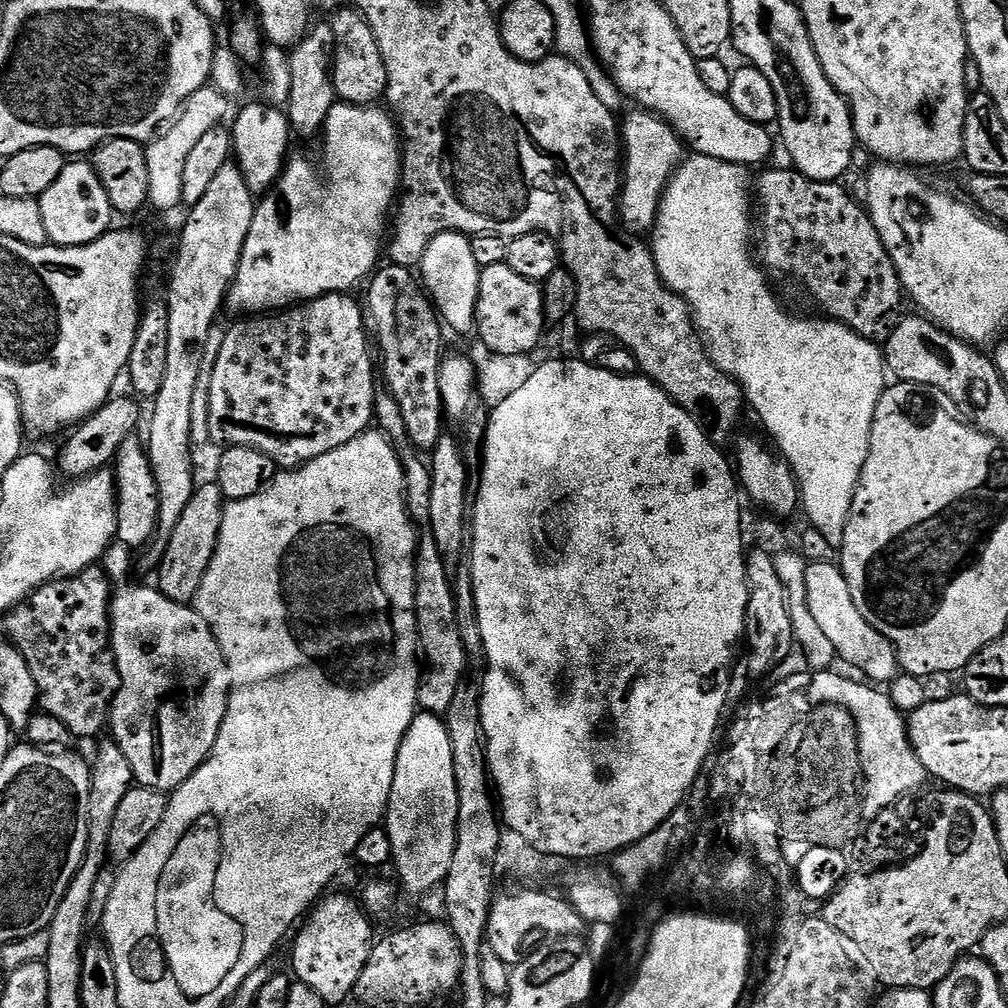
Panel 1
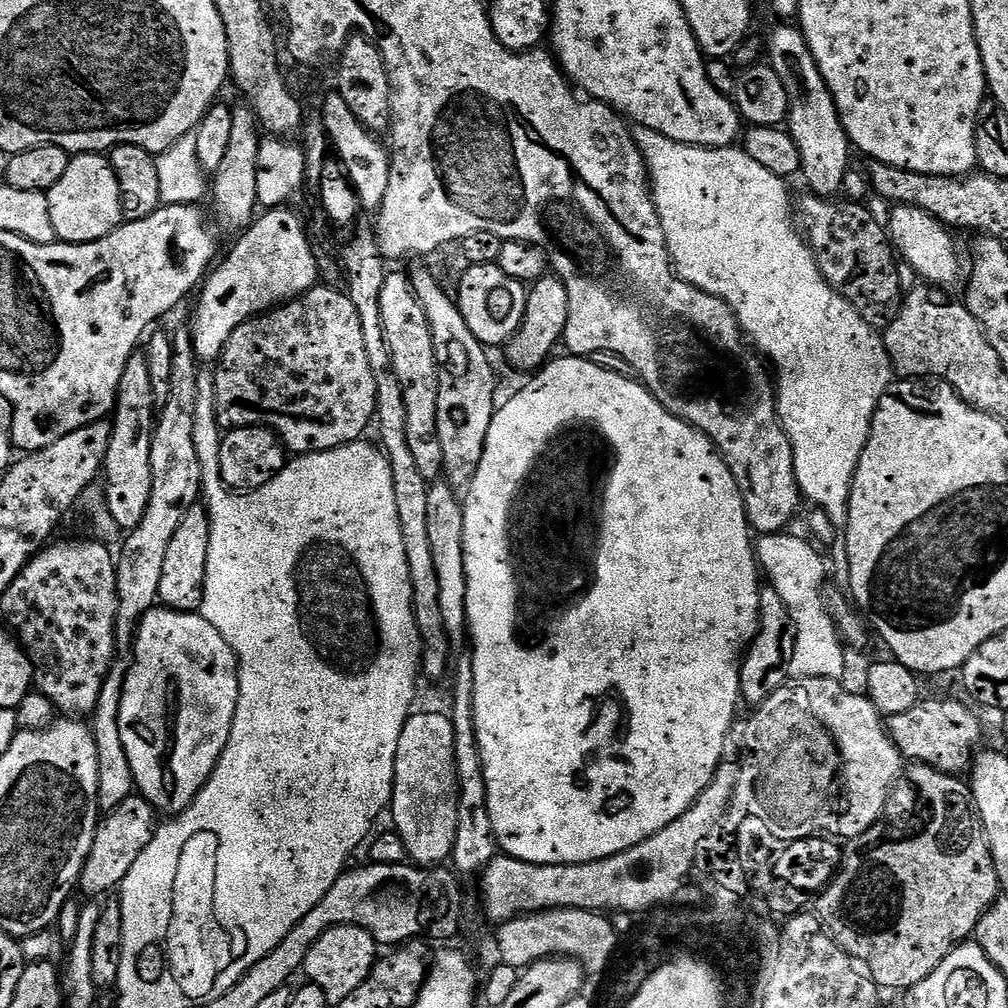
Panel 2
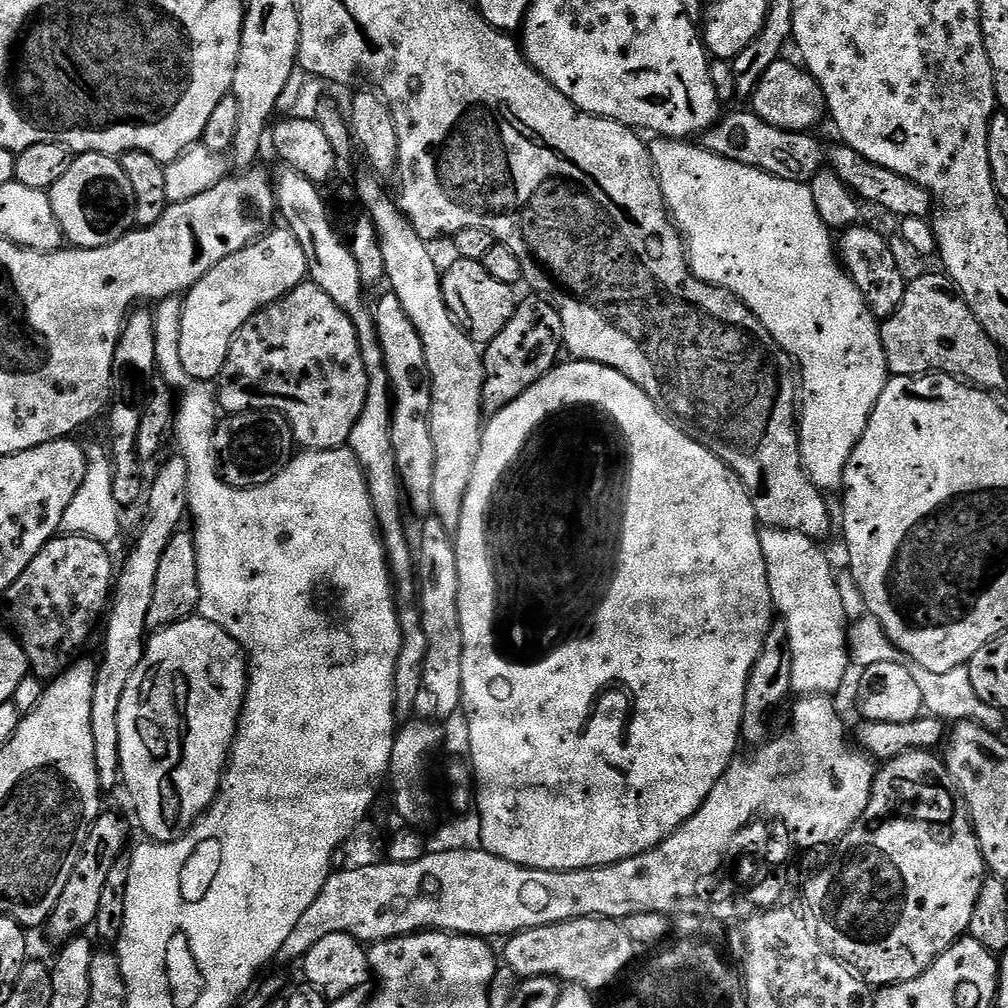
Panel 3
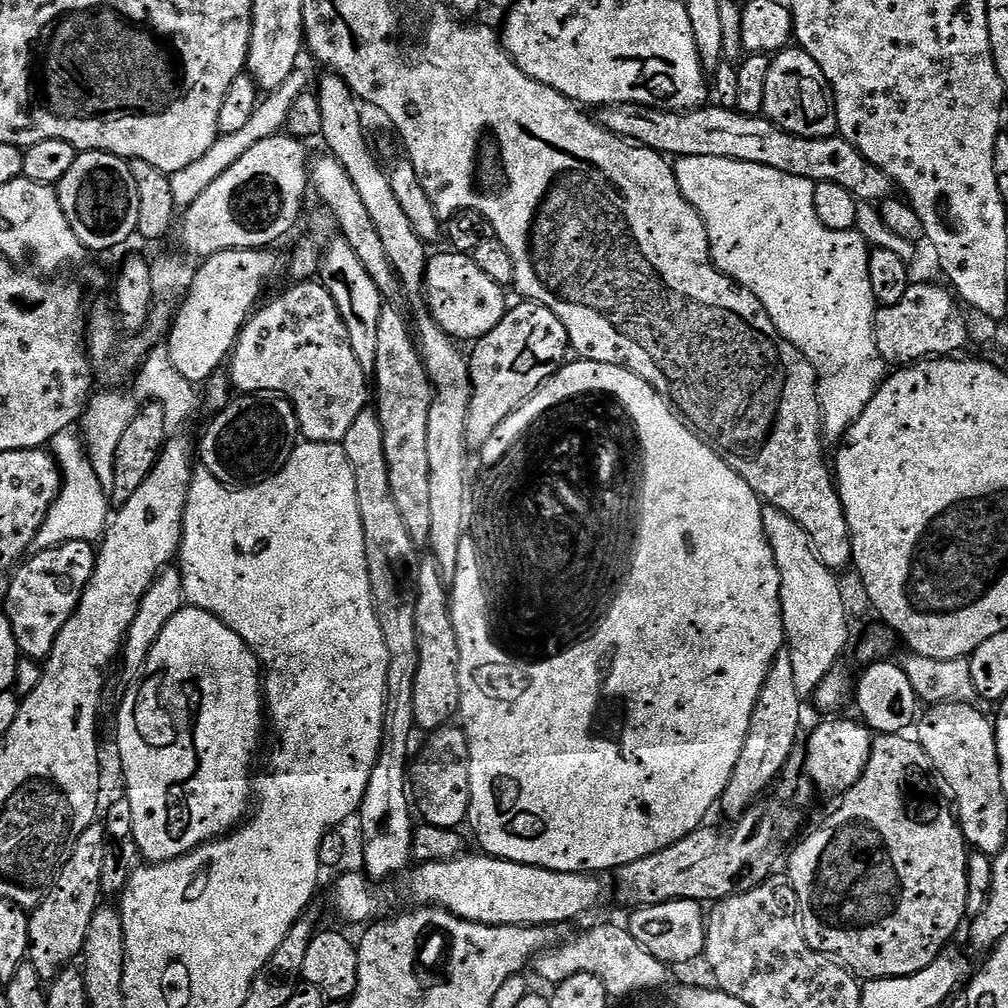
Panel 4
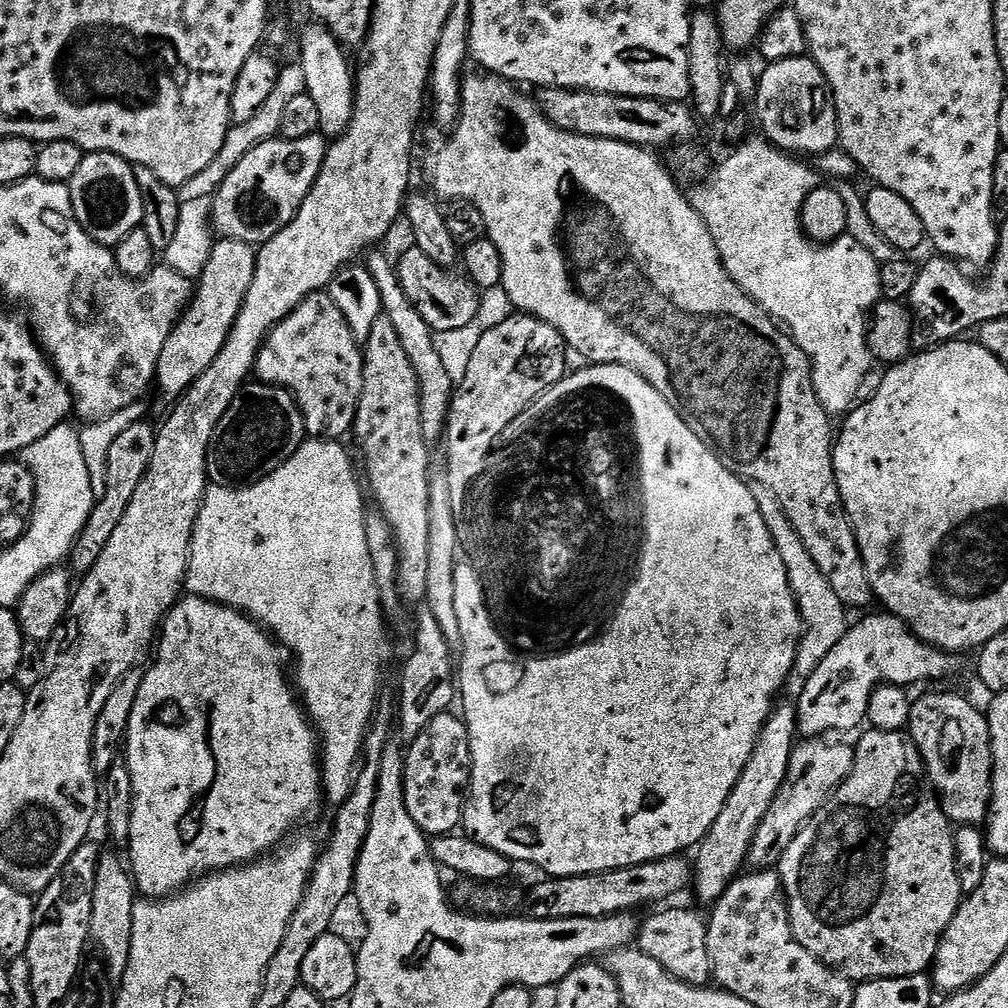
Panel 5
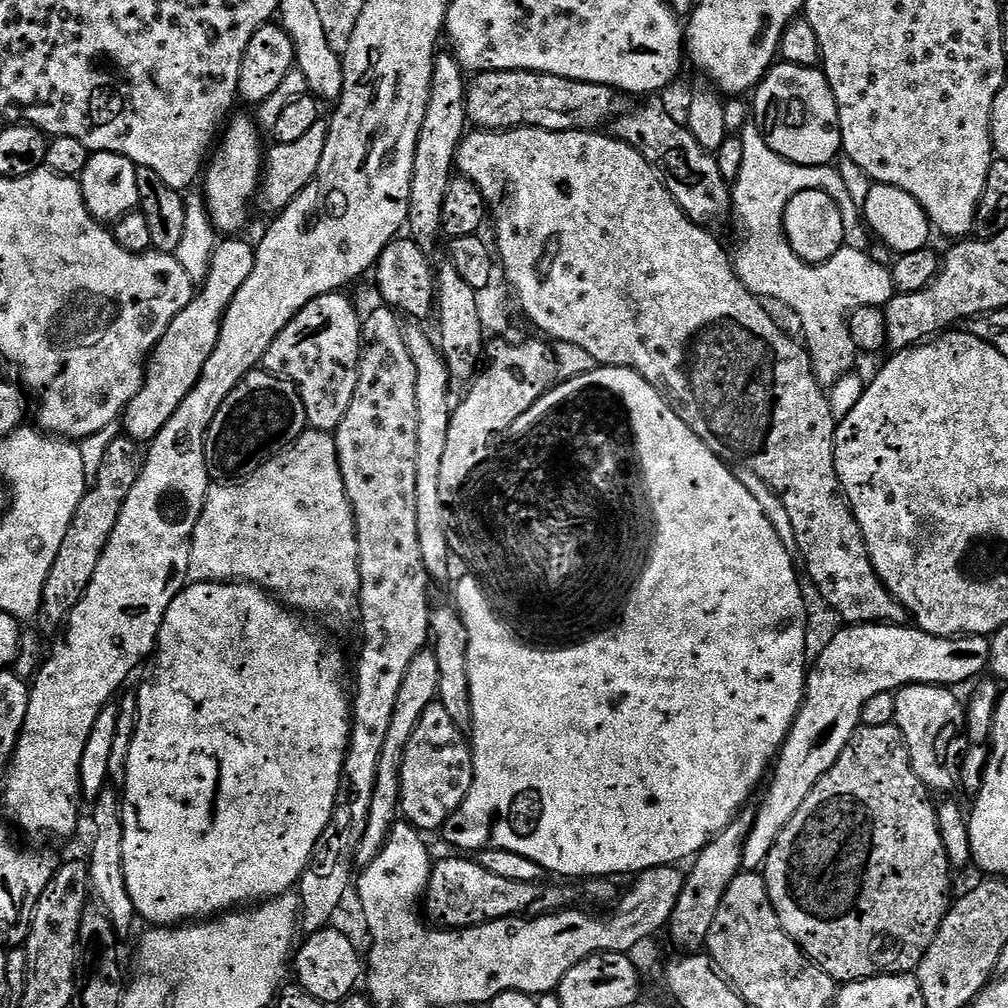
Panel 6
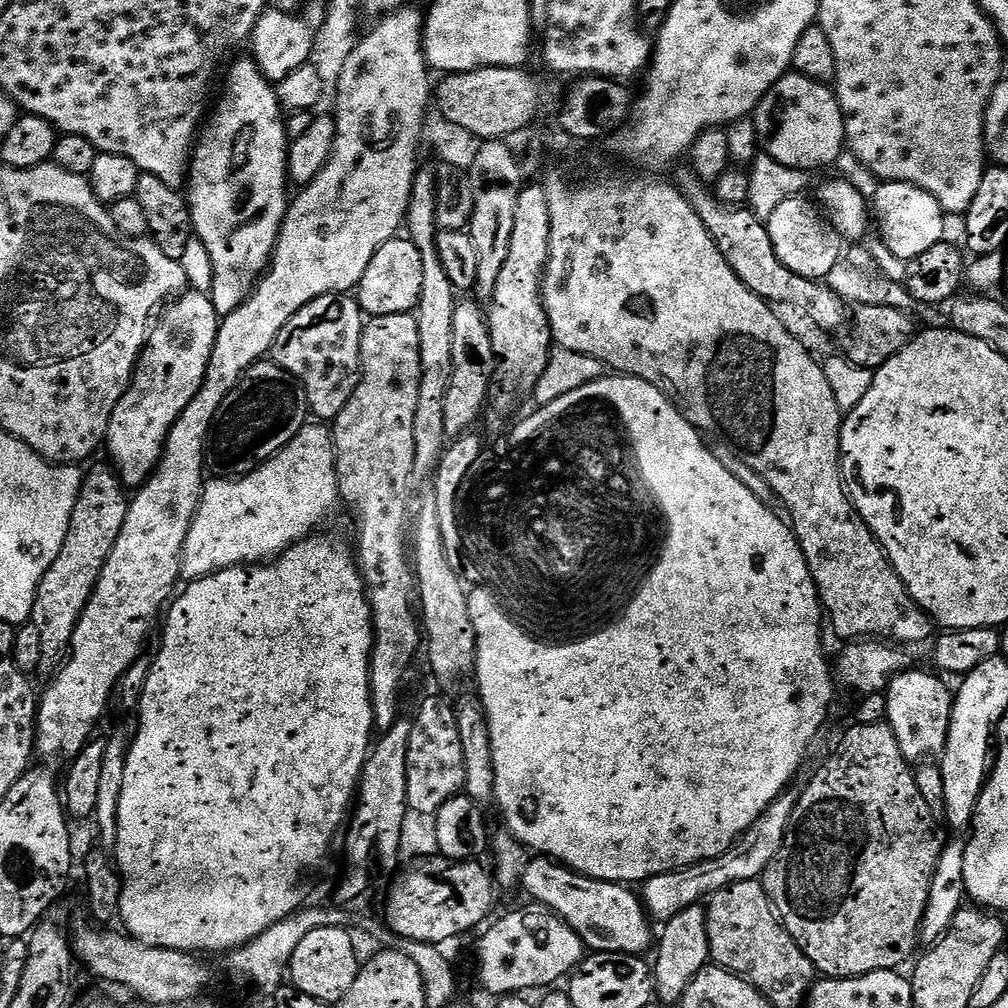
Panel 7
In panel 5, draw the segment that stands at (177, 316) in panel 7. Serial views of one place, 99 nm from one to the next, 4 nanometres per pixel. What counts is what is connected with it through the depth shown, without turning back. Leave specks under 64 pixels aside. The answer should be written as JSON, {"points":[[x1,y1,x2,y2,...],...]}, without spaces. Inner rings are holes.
{"points":[[220,238,213,243,212,253,209,261,206,262,204,272,198,279,198,287,195,289,190,306,184,309,184,314,173,328,170,338,166,338,166,346,162,346,162,354,158,358,154,384,157,389,160,387,161,394,166,399,172,400,171,402,179,401,189,386,206,370,206,366,210,366,210,362,218,358,218,350,222,350,226,338,232,333,240,307,244,305,244,299,250,290,250,282,254,278,256,269,256,253,257,249,253,245,241,240]]}

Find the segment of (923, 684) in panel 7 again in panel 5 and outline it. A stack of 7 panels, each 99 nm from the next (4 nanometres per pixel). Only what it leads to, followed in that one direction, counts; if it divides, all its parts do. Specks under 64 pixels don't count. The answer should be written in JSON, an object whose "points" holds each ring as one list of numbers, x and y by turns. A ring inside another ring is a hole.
{"points":[[928,692,911,701,906,731,918,746,924,760,931,787,942,801,944,813,953,825,983,825,987,821,992,802,992,735,987,715,979,712,964,696,952,692]]}

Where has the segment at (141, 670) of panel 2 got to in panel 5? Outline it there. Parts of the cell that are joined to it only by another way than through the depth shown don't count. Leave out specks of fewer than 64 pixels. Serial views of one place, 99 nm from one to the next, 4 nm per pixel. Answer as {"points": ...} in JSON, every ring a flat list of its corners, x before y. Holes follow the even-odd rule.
{"points":[[188,594,185,597,185,600,184,597,177,599,172,605,172,611,162,621,162,631,158,636,160,649,156,652,152,669,149,667,144,673,144,681,138,690,134,710,130,714,126,737,126,763,134,786,130,838,126,845,129,856,127,859,130,861,130,871,136,882,137,893,141,897,154,900,163,900,165,896,181,891,205,874,243,866,271,853,289,833,296,830,291,828,298,827,311,812,319,810,320,800,322,804,324,796,316,729,312,727,312,722,308,719,289,677,288,680,284,677,284,664,280,661,281,649,277,641,251,616,244,615,243,611,216,604,213,600,203,600,201,596]]}

